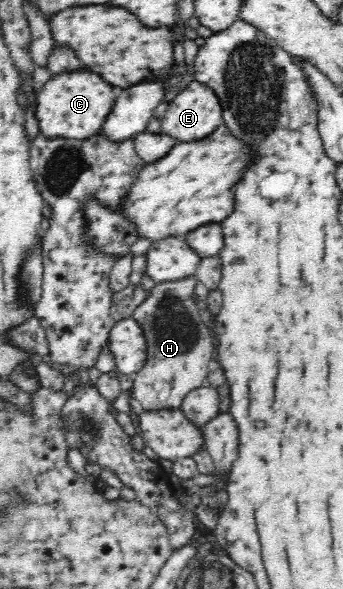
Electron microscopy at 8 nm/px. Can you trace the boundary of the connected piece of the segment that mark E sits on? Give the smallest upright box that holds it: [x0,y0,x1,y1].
[162,80,222,142]

